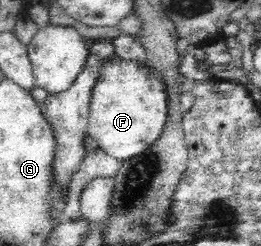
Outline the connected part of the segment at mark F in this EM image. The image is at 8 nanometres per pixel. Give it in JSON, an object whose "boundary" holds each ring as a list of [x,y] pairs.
{"boundary":[[[118,55],[113,61],[107,62],[101,71],[101,77],[94,89],[90,102],[90,115],[87,135],[90,135],[100,150],[110,159],[124,163],[132,157],[144,154],[160,139],[164,131],[169,113],[169,97],[166,85],[158,82],[149,69],[142,68],[134,63],[120,60]]]}

